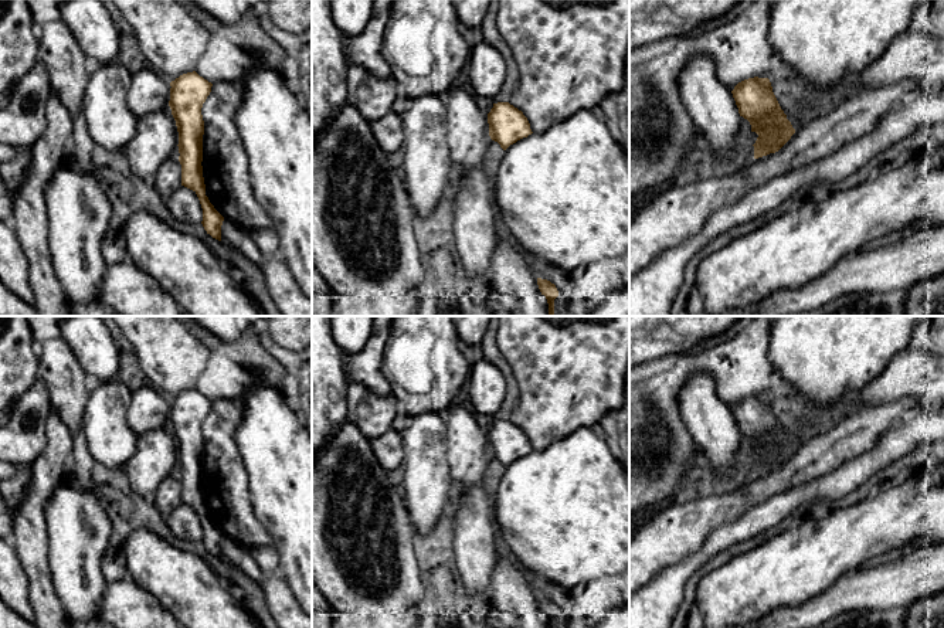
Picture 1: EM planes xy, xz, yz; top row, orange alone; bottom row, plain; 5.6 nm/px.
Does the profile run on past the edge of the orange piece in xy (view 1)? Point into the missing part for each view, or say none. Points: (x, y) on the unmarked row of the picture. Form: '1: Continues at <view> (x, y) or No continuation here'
1: No continuation here

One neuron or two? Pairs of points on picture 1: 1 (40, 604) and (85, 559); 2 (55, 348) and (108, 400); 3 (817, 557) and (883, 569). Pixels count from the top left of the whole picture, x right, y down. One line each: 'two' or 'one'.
1: two
2: two
3: two

